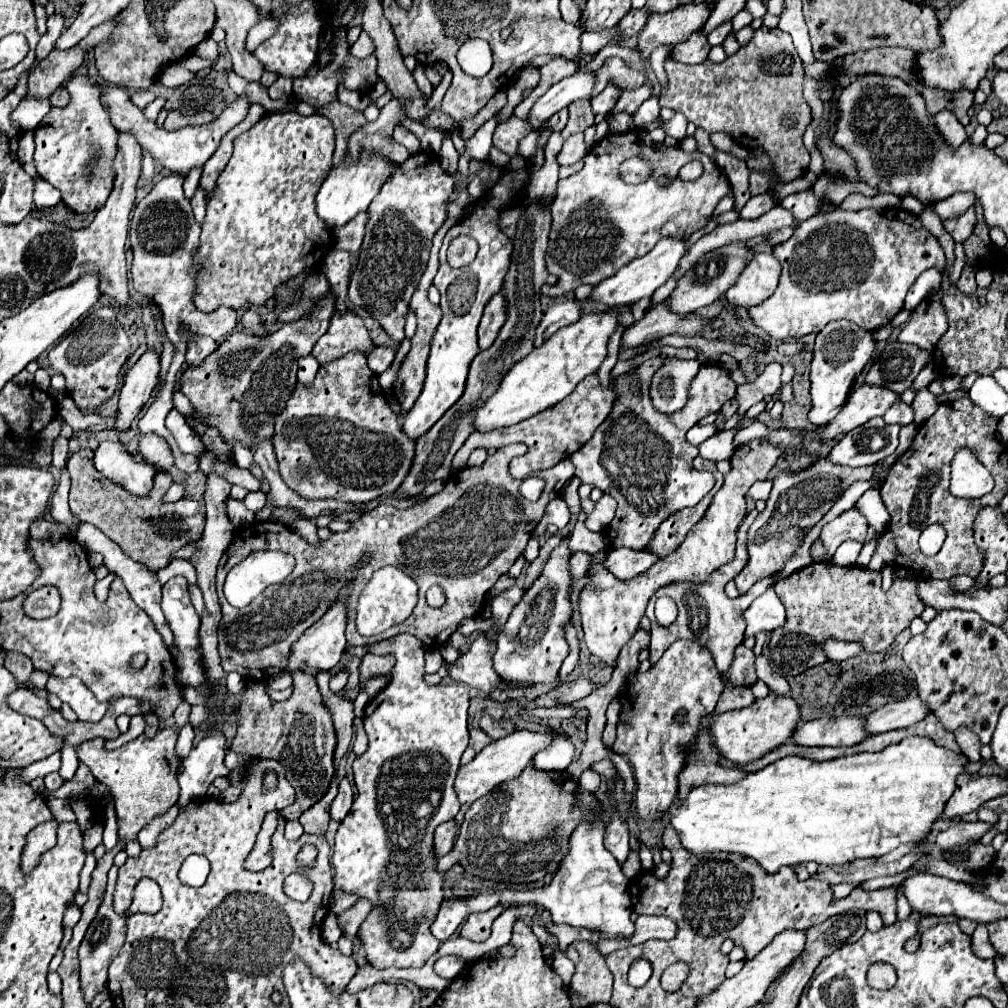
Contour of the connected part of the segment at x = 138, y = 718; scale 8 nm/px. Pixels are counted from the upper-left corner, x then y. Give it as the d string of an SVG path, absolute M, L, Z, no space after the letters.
M135 714L135 716L131 716L131 726L129 726L129 730L127 730L125 734L121 734L117 740L107 740L107 748L111 750L111 748L119 748L119 746L127 744L129 740L137 738L139 734L143 734L145 728L147 728L145 714Z

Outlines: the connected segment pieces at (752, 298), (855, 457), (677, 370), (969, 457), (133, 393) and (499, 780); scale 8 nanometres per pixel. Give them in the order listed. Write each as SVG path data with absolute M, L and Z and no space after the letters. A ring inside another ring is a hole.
M755 254L743 276L725 292L725 300L739 308L753 308L765 302L777 288L779 264L773 254Z
M871 418L867 424L847 432L827 454L833 464L845 466L871 466L885 460L897 448L897 436L901 426L889 426L883 418ZM855 436L855 442L853 442ZM877 438L881 438L881 448L877 450Z
M665 358L663 366L653 374L651 380L651 402L663 414L673 414L687 404L689 386L699 370L701 362L697 360L681 360L681 358Z
M959 450L951 462L951 494L957 498L979 498L991 492L989 470L967 450Z
M149 348L127 372L125 384L119 396L119 418L115 426L119 430L127 430L133 418L141 412L145 402L149 400L153 388L159 382L159 352Z
M521 730L521 732L513 732L505 738L499 738L495 742L491 742L489 746L485 746L467 766L461 766L457 772L457 780L455 780L455 792L461 804L473 804L477 798L489 794L491 790L495 790L497 786L515 780L523 768L533 760L533 756L541 750L545 750L553 738L557 736L557 730L547 730L547 732L531 732L531 730Z

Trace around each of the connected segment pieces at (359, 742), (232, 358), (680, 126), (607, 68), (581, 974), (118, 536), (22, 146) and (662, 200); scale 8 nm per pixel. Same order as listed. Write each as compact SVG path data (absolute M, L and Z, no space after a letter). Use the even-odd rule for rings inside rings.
M355 718L355 726L357 726L357 738L353 744L353 752L355 752L355 756L361 756L367 750L367 736L361 730L361 718Z
M329 294L299 324L285 324L267 336L233 332L201 364L187 366L179 378L179 390L191 400L197 420L213 426L231 450L235 442L251 446L271 440L275 420L297 386L297 360L309 356L315 342L327 332L333 308L335 296Z
M675 114L669 122L667 122L667 130L665 130L669 136L673 136L675 140L683 140L685 138L685 132L687 132L687 120L685 116L681 114Z
M613 56L607 58L607 62L597 70L597 90L593 90L593 96L605 88L607 80L613 80L621 88L637 88L645 82L645 72L631 70L623 64L621 58Z
M573 942L563 952L575 964L575 976L571 988L581 996L583 1004L609 1002L613 988L613 974L609 972L605 958L593 948L591 942Z
M79 450L67 460L67 472L71 474L71 492L69 492L69 506L71 512L93 526L97 526L105 536L121 546L125 556L135 562L145 564L149 570L157 572L171 562L171 556L201 536L205 526L205 508L189 498L177 502L165 502L163 496L173 484L173 476L169 472L157 472L153 478L153 488L147 496L139 498L101 472L95 470L93 464L93 450Z
M25 132L21 138L19 138L19 150L17 150L17 156L19 156L19 162L23 164L25 172L29 176L37 176L37 170L35 170L35 164L33 164L33 132Z
M633 128L623 134L607 134L601 142L593 146L593 150L583 158L583 162L585 164L577 174L565 180L559 180L557 184L557 196L551 206L553 222L551 222L549 248L547 248L547 270L553 276L553 280L545 284L543 288L545 296L553 296L553 298L563 296L573 292L581 284L597 286L605 278L613 276L619 268L635 260L637 256L645 256L645 252L649 252L649 248L653 248L653 244L657 244L657 240L661 240L663 236L689 236L701 230L709 222L715 206L727 194L731 194L731 184L727 176L719 170L719 166L707 154L699 150L687 154L681 150L681 146L667 146L665 142L655 142L651 140L647 130L639 130L639 128ZM629 156L645 156L653 160L655 172L647 182L633 186L633 184L625 184L619 178L619 170L617 170L619 162ZM689 160L701 160L703 174L693 182L683 182L679 180L677 172ZM661 178L669 178L671 184L659 186Z

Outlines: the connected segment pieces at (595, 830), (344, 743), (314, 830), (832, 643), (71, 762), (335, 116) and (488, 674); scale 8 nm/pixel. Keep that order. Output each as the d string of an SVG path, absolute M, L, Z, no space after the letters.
M583 786L577 788L575 798L581 810L591 812L591 816L577 824L575 832L569 838L569 850L559 862L559 868L549 884L537 890L535 888L533 890L497 890L497 892L479 890L463 898L443 900L435 920L431 922L431 934L437 940L447 940L457 930L457 926L473 912L485 912L497 904L503 904L503 906L533 904L533 906L549 910L555 922L601 930L605 936L631 936L633 922L629 918L631 914L631 898L627 892L629 880L625 878L615 856L603 846L605 828L607 828L607 824L603 822L603 804L593 794L589 794Z
M322 671L315 676L325 706L329 708L329 712L333 716L333 726L335 726L335 734L337 734L337 746L335 746L335 768L337 768L343 754L347 752L347 748L351 744L354 707L352 702L345 700L343 696L333 694L329 690L330 678L329 671Z
M337 774L333 776L333 780L329 784L329 792L317 804L313 804L313 808L305 810L299 816L299 822L305 828L305 832L309 832L309 834L325 834L327 822L329 822L329 808L331 808L331 802L333 802L335 796L337 796Z
M827 640L825 642L825 652L831 660L843 662L849 658L855 658L863 652L863 646L859 642L837 642L837 640Z
M53 712L53 716L47 716L43 720L43 724L47 726L49 732L63 738L63 748L61 748L63 760L61 760L59 774L63 774L63 780L71 780L77 770L77 746L91 738L101 736L101 722L95 724L81 722L81 720L69 722L61 716L61 712Z
M335 100L331 106L325 106L319 114L323 114L325 118L329 118L335 126L335 152L333 152L333 164L331 164L331 170L337 168L337 164L341 162L345 150L347 150L347 142L349 142L349 136L353 134L355 128L361 128L367 118L363 116L363 112L357 112L345 104L341 104L339 100Z
M481 634L471 648L459 656L455 664L449 666L449 678L475 686L483 692L489 692L491 688L501 688L507 690L505 684L497 680L497 674L493 672L493 644L485 634Z

